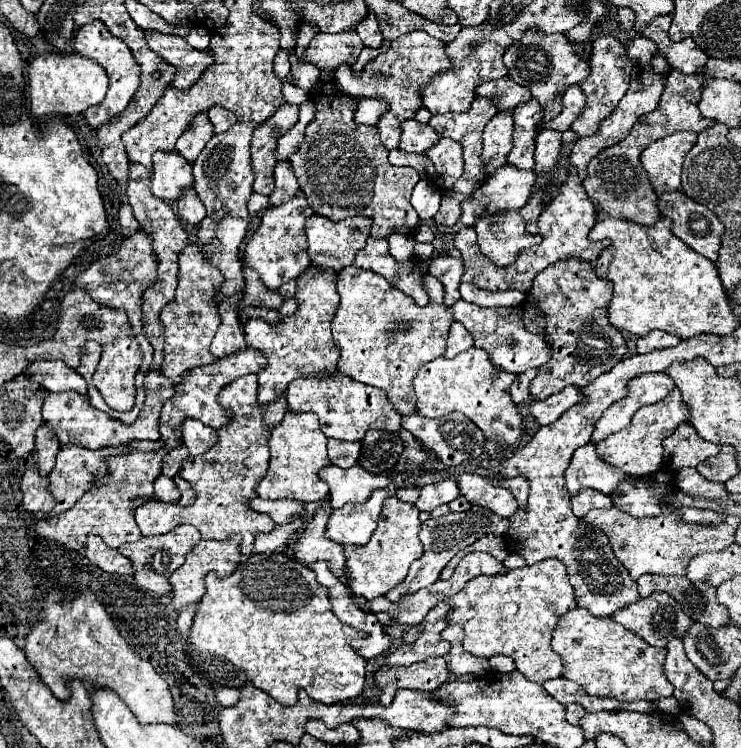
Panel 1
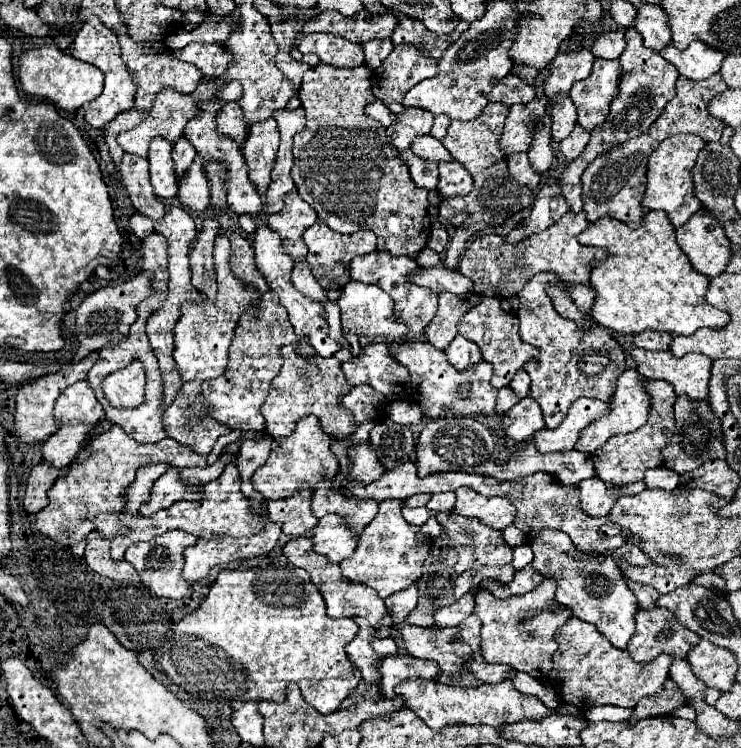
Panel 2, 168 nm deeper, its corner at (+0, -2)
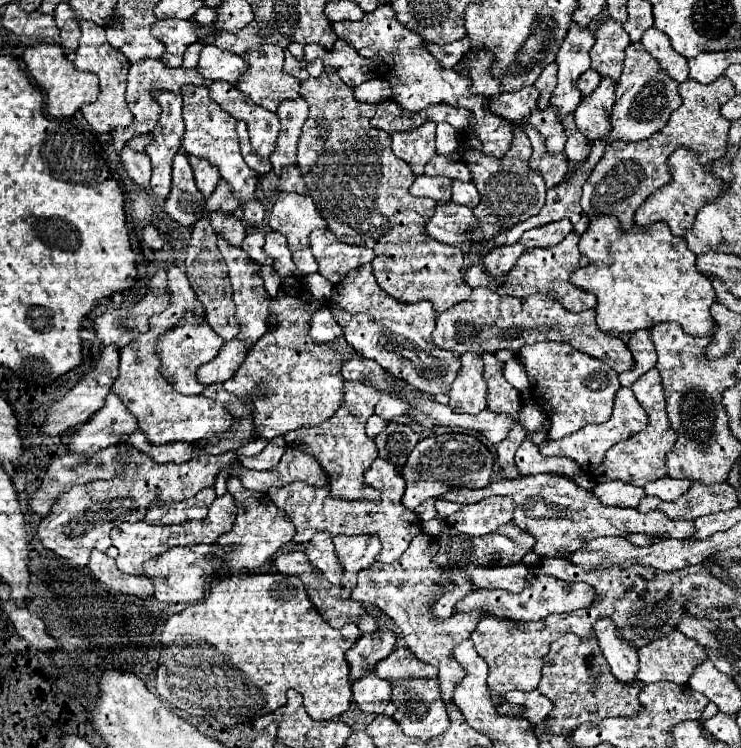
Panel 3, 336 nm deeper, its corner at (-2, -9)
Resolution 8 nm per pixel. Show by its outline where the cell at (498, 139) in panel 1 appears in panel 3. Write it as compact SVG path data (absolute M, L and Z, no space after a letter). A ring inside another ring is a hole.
M545 108L545 110L535 110L531 112L523 122L527 122L531 128L535 128L543 138L549 154L559 154L563 152L565 146L565 130L557 118L555 108Z

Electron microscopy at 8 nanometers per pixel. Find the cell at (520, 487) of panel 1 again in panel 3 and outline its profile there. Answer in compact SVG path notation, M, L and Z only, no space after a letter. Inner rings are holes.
M535 474L529 478L501 478L497 482L491 482L485 488L471 490L471 488L455 488L447 494L441 494L439 498L451 500L457 504L473 504L487 496L509 496L515 500L519 508L519 518L515 518L515 524L521 526L521 530L527 530L535 536L533 552L537 556L561 556L563 552L575 552L583 548L583 542L593 540L597 536L627 536L627 534L649 534L659 538L693 538L695 536L695 522L693 520L673 520L661 510L653 512L639 512L637 508L609 508L603 506L591 492L579 490L575 482L571 482L565 476L555 474Z

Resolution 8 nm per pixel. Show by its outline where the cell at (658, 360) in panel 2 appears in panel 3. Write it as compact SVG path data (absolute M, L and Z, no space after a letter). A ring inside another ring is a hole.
M477 288L477 300L459 302L437 316L437 328L433 334L433 342L439 348L457 352L457 356L463 352L483 354L503 348L519 352L521 346L535 344L539 340L569 342L573 348L607 362L617 372L633 370L635 366L629 346L617 336L605 334L595 326L595 308L577 314L559 306L551 294L531 294L521 300L513 296L499 296L489 288Z

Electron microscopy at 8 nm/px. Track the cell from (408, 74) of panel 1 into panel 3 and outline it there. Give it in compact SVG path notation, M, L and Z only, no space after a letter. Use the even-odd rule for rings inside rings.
M425 122L419 130L391 134L391 142L395 154L411 166L415 176L421 176L425 164L435 156L435 124Z

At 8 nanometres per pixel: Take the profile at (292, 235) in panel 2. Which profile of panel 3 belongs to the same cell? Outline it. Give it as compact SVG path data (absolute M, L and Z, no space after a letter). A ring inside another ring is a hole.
M281 192L271 208L269 226L287 238L291 252L297 252L307 248L309 234L315 228L327 228L327 222L321 218L309 196Z

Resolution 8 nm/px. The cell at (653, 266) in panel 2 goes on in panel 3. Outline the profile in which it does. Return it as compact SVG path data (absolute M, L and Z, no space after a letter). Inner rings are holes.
M615 216L593 218L587 232L581 234L579 250L589 258L589 268L579 268L571 274L571 282L579 288L585 288L597 296L597 324L603 332L637 332L651 328L661 322L677 322L683 332L693 336L713 336L717 326L709 314L709 306L715 300L715 290L711 280L695 270L695 254L687 248L683 238L671 234L665 222L655 222L649 226L635 226L633 230L623 230L621 222Z

